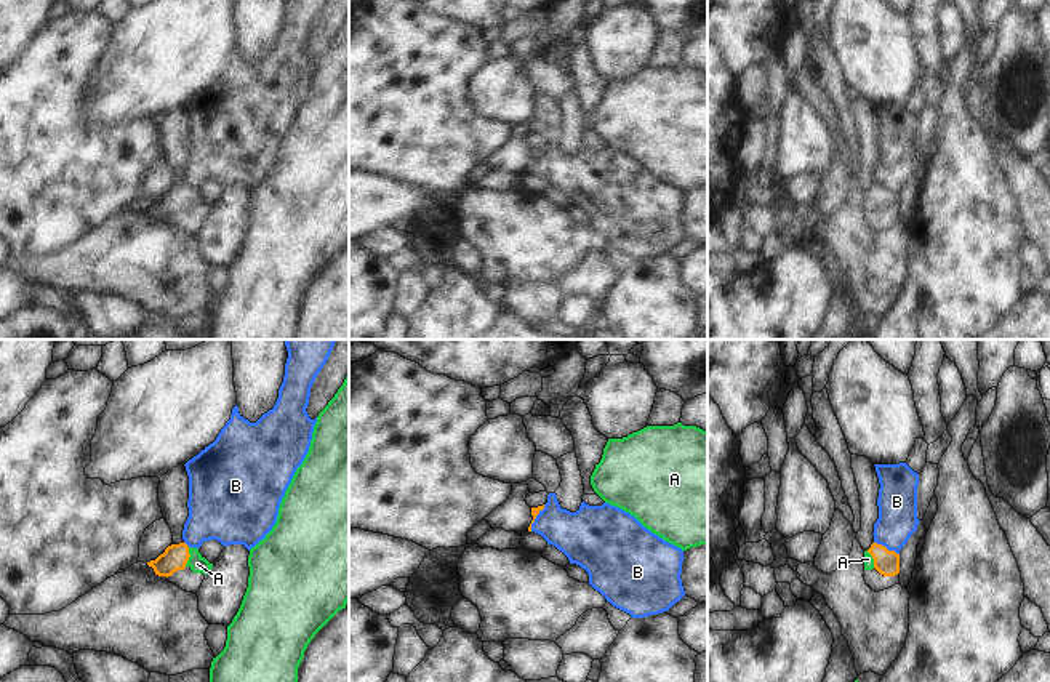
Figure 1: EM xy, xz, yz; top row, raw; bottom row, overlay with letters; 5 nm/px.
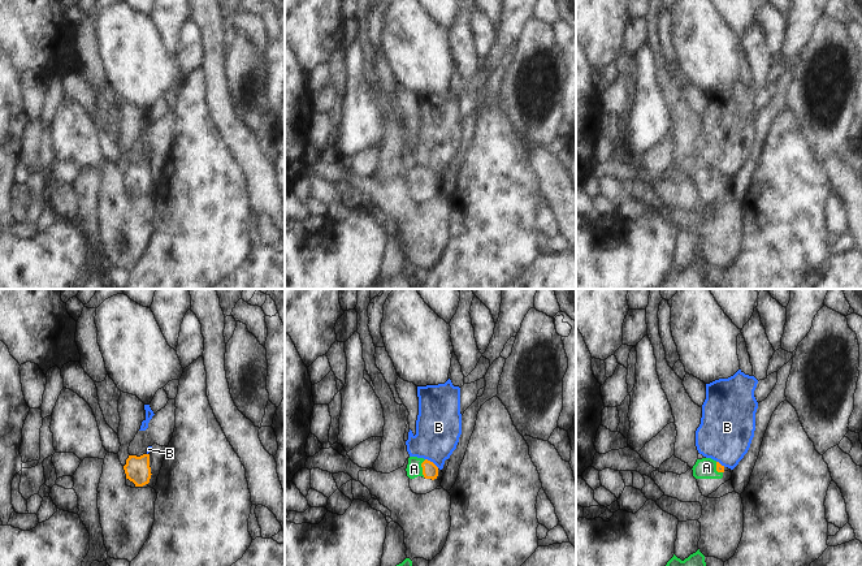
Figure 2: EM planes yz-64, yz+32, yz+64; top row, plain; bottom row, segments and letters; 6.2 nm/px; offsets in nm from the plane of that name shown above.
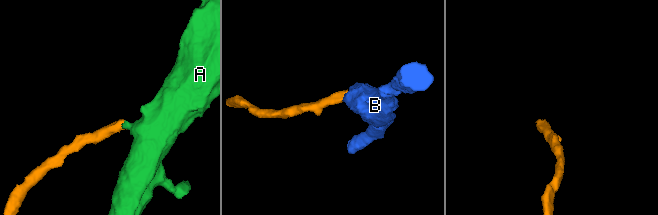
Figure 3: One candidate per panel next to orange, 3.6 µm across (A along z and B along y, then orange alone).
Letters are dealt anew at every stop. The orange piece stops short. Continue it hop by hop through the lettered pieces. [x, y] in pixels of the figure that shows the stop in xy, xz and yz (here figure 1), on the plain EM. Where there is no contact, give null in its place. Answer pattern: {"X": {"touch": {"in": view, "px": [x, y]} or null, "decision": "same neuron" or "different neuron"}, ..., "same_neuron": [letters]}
{"A": {"touch": {"in": "xy", "px": [189, 197]}, "decision": "same neuron"}, "B": {"touch": {"in": "yz", "px": [885, 189]}, "decision": "different neuron"}, "same_neuron": ["A"]}

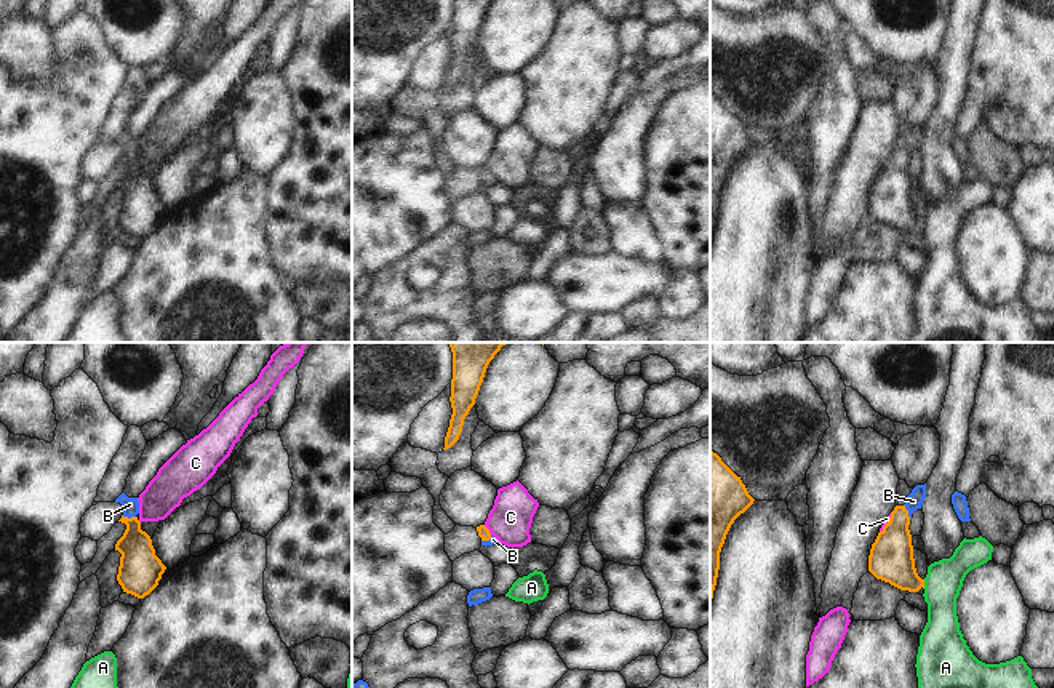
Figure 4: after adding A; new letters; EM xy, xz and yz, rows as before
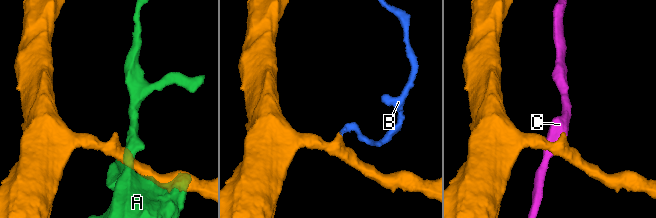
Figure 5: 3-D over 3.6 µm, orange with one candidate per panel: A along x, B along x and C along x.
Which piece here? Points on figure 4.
{"A": {"touch": {"in": "yz", "px": [923, 226]}, "decision": "different neuron"}, "B": {"touch": {"in": "xy", "px": [127, 159]}, "decision": "same neuron"}, "C": {"touch": {"in": "xz", "px": [488, 172]}, "decision": "different neuron"}, "same_neuron": ["B"]}

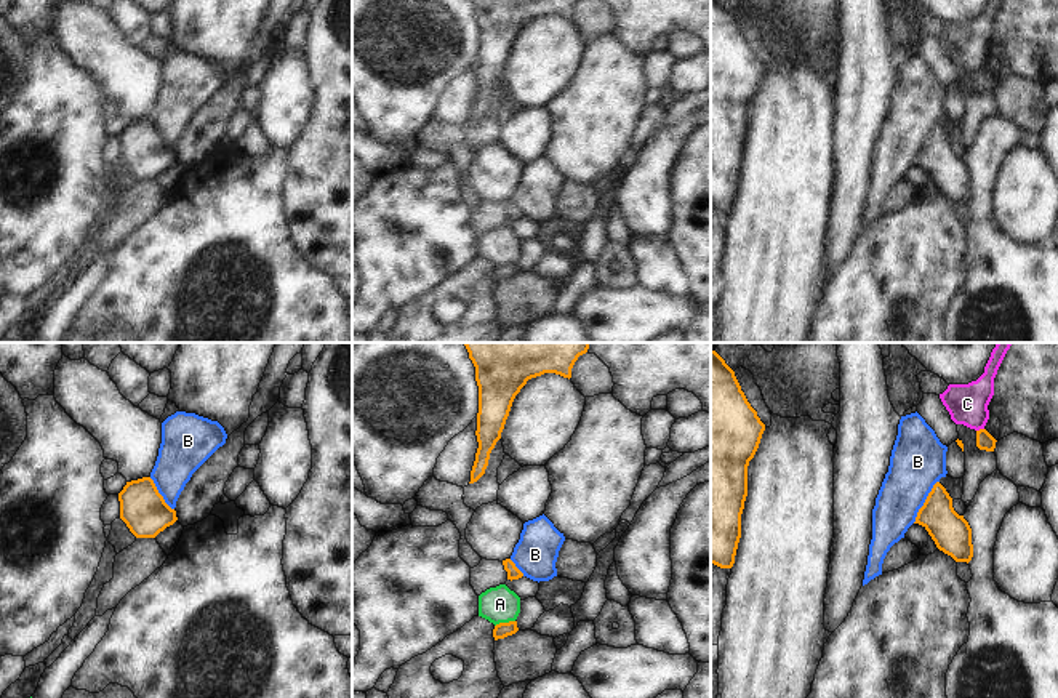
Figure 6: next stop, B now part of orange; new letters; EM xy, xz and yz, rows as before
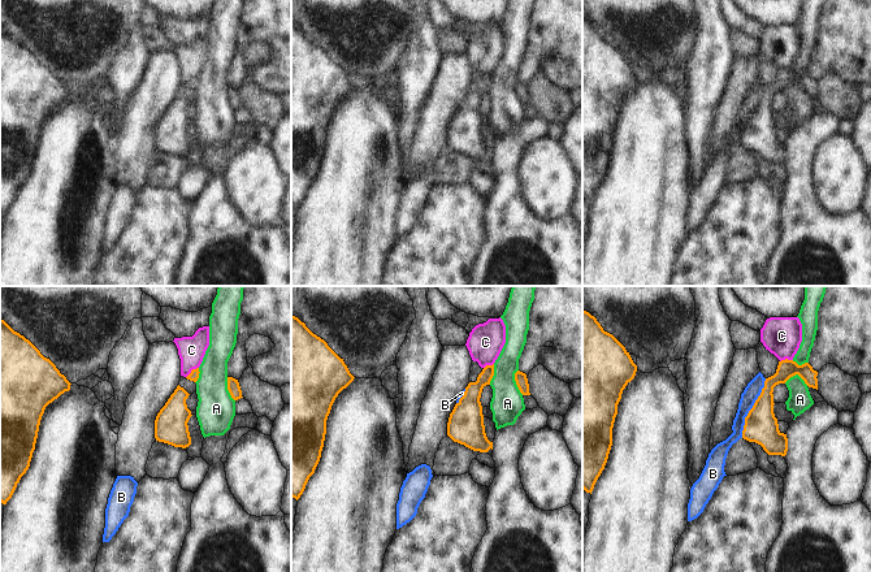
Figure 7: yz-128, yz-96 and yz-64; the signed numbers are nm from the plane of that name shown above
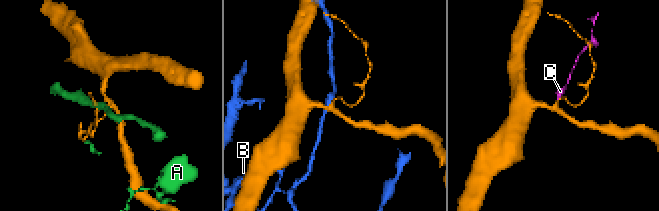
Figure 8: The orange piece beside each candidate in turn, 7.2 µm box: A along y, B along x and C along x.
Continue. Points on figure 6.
{"A": {"touch": {"in": "xz", "px": [504, 264]}, "decision": "different neuron"}, "B": {"touch": {"in": "yz", "px": [925, 143]}, "decision": "different neuron"}, "C": {"touch": {"in": "yz", "px": [980, 71]}, "decision": "different neuron"}, "same_neuron": []}

